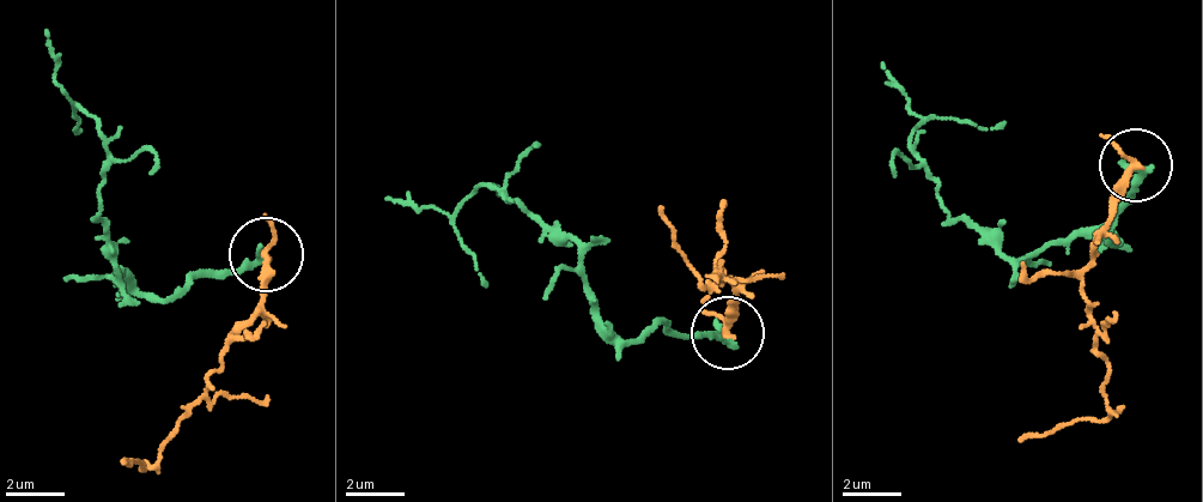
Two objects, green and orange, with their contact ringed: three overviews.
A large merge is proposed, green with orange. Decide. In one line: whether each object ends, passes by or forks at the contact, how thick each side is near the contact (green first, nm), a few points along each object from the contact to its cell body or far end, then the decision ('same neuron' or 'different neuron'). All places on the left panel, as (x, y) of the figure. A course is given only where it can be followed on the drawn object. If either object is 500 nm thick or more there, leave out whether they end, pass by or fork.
green ends there; orange passes by; 300 nm thick on the green side, 200 nm on the other; green runs (262, 252), (229, 273), (139, 298), (125, 267), (116, 280), (98, 212), (105, 145), (70, 104), (48, 30); orange runs (268, 252), (253, 320), (151, 466), (126, 465); different neuron

